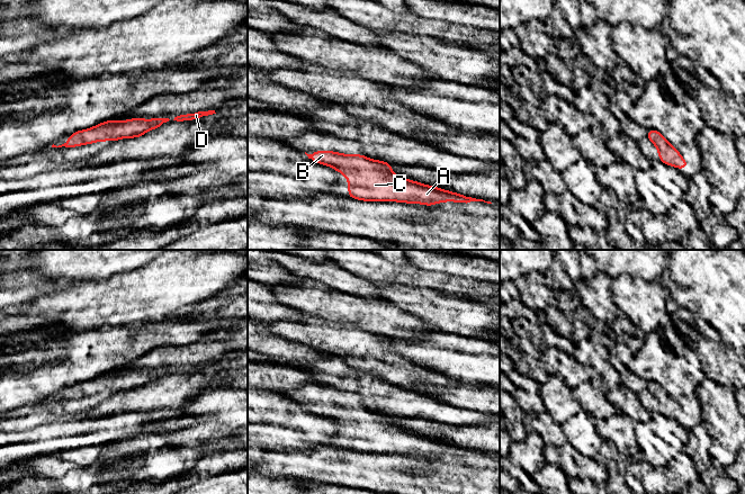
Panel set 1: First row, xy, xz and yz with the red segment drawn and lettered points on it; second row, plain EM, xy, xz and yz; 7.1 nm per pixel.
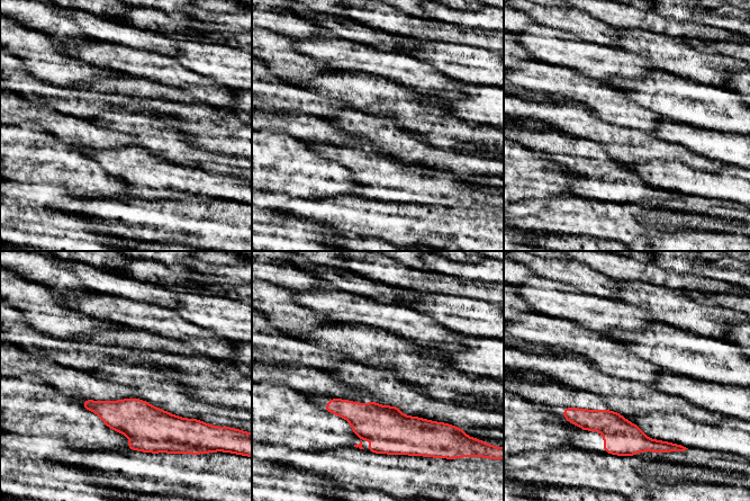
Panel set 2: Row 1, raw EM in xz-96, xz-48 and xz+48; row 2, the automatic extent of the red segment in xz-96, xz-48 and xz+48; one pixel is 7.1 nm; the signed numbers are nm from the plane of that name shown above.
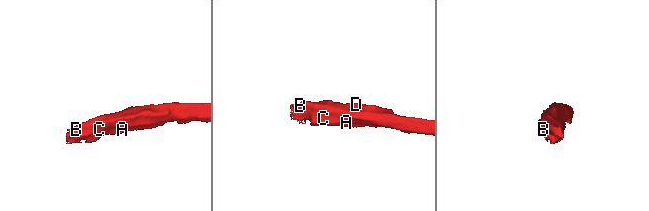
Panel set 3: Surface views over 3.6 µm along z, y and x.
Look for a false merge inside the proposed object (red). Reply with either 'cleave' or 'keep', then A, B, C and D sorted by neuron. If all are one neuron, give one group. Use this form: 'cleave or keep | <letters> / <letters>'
keep | A B C D

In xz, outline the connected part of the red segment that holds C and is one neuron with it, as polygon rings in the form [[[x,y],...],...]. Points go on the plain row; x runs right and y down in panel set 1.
[[[317,403],[317,404],[314,404],[314,405],[312,405],[312,406],[307,406],[307,405],[305,404],[305,406],[306,406],[306,407],[308,408],[308,411],[311,411],[312,413],[317,414],[317,415],[322,415],[323,417],[329,417],[329,419],[335,421],[338,424],[340,424],[340,425],[342,425],[343,428],[345,428],[347,431],[348,431],[348,438],[350,439],[349,442],[348,442],[348,448],[349,448],[350,450],[354,450],[354,451],[359,451],[359,452],[365,452],[365,453],[400,453],[400,455],[409,455],[409,456],[423,456],[423,457],[427,457],[427,458],[432,458],[432,457],[434,457],[434,456],[439,456],[439,455],[443,455],[443,453],[456,453],[456,455],[466,455],[466,456],[467,456],[467,455],[470,455],[470,453],[484,453],[484,455],[487,455],[487,456],[492,456],[491,453],[485,453],[485,452],[483,452],[483,451],[476,451],[476,450],[472,450],[472,449],[466,449],[466,448],[460,447],[460,446],[456,446],[456,444],[452,444],[452,443],[447,443],[447,442],[445,442],[445,441],[440,441],[440,440],[437,440],[437,439],[431,439],[431,438],[428,438],[428,437],[423,437],[423,435],[421,435],[421,434],[415,434],[415,433],[413,433],[413,432],[405,431],[405,430],[403,430],[403,429],[401,429],[401,428],[397,428],[397,426],[395,426],[395,425],[392,424],[391,419],[393,417],[393,415],[387,415],[387,414],[383,414],[383,413],[372,412],[372,411],[366,410],[366,408],[363,408],[363,407],[361,407],[361,406],[347,407],[347,406],[343,406],[343,405],[331,404],[331,403]]]

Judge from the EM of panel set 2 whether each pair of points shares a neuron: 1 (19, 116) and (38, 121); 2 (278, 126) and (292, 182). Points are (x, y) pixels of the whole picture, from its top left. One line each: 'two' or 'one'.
1: one
2: two

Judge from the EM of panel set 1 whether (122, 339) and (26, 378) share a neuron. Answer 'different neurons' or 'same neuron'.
same neuron

